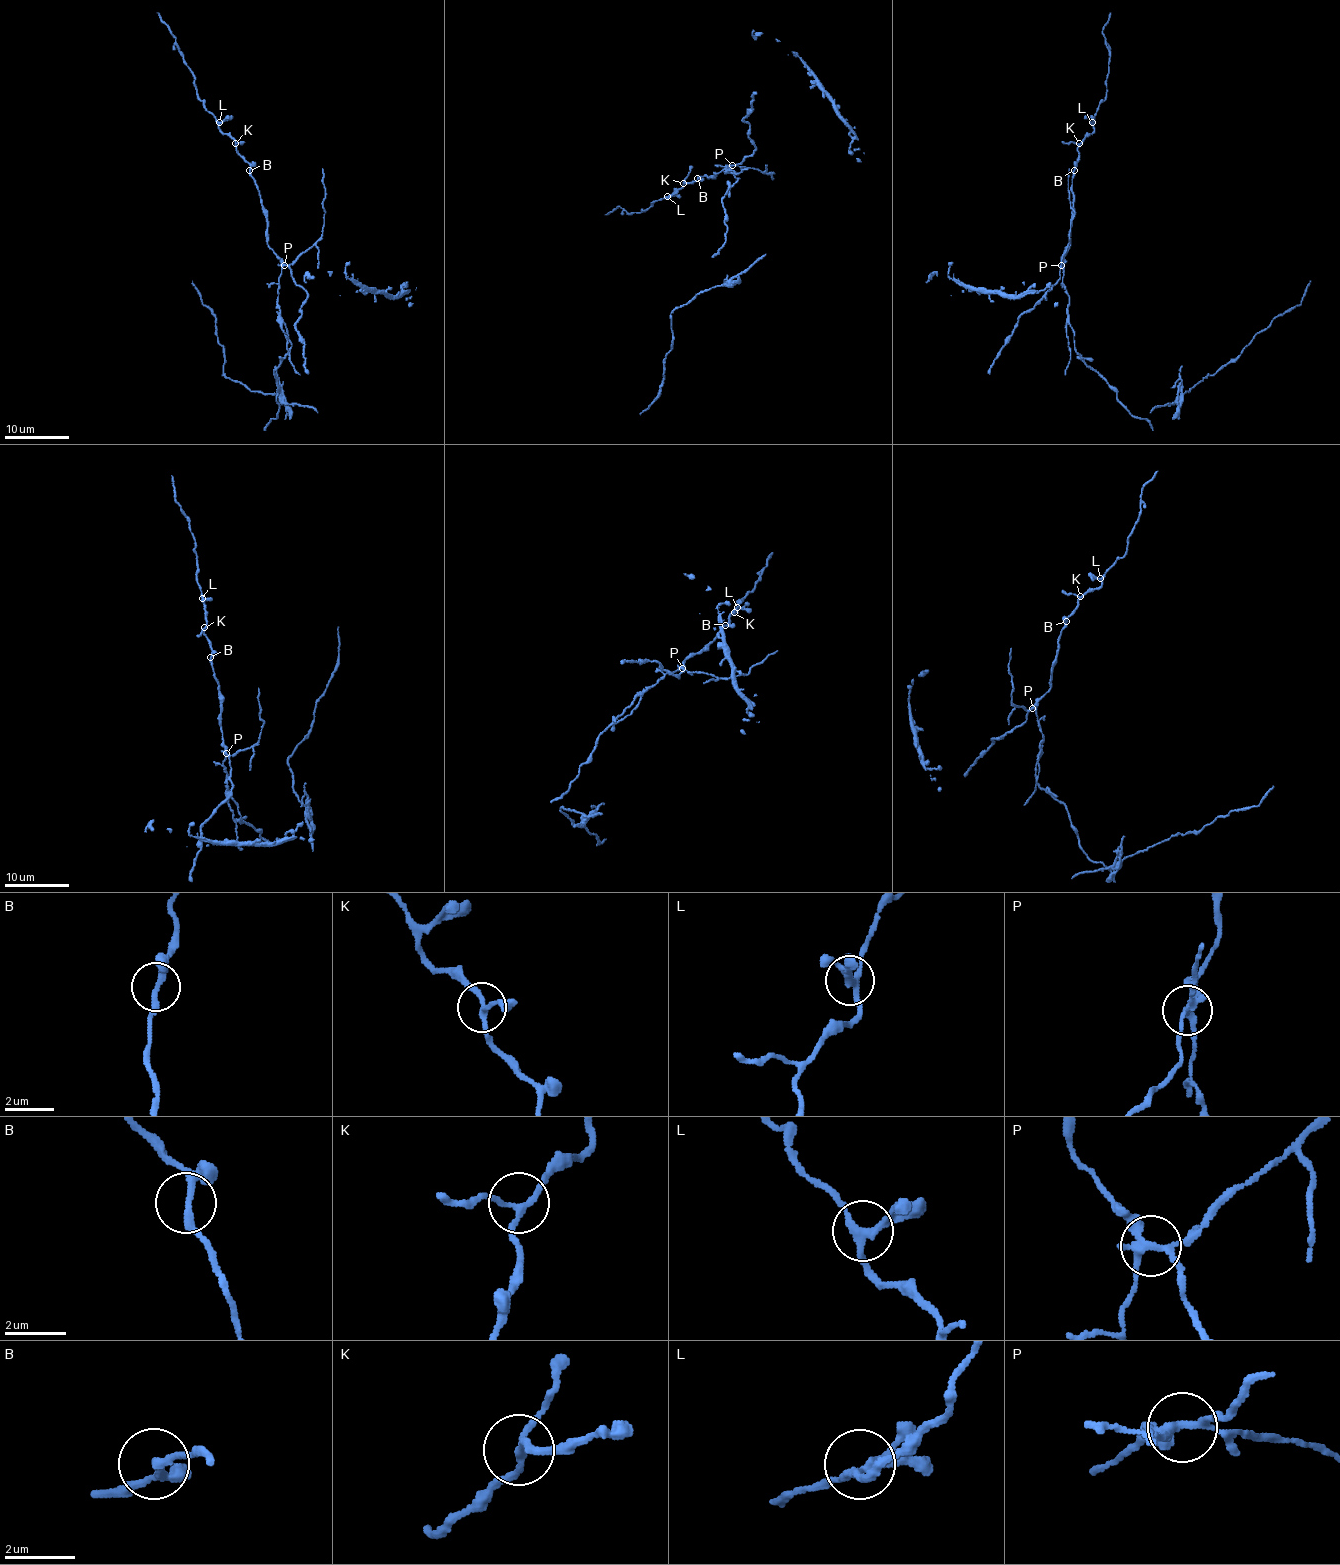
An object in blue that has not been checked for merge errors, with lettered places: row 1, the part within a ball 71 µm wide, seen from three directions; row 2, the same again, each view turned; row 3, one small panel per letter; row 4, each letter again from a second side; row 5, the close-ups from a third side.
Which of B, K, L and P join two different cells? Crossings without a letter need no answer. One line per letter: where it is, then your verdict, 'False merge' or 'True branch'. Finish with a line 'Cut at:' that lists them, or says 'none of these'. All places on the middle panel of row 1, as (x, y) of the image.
B: Place: (697, 178). True branch
K: Place: (683, 183). True branch
L: Place: (667, 196). True branch
P: Place: (732, 165). False merge
Cut at: P

